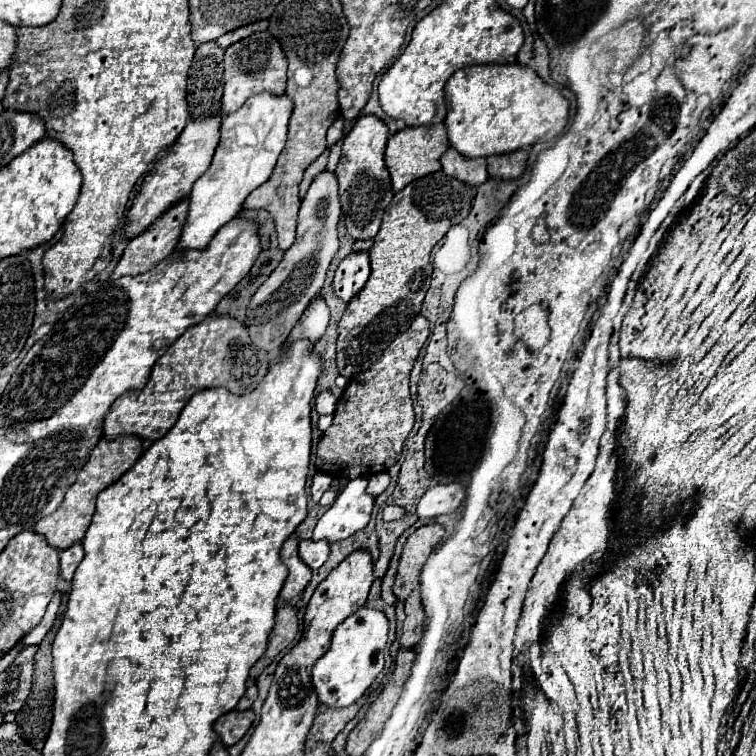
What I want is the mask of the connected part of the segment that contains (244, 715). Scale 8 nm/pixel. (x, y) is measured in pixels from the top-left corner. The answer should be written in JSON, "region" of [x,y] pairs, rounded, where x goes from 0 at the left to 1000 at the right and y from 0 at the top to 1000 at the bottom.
{"region":[[[328,938],[328,940],[304,940],[283,956],[283,967],[294,978],[294,983],[299,988],[304,988],[325,972],[325,967],[331,964],[333,956],[336,956],[336,940],[333,938]]]}

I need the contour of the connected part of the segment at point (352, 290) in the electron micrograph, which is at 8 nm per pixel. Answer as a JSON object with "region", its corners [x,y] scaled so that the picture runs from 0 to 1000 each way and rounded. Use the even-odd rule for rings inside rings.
{"region":[[[466,332],[450,345],[442,364],[442,385],[452,398],[463,398],[489,366],[489,340],[487,332]]]}

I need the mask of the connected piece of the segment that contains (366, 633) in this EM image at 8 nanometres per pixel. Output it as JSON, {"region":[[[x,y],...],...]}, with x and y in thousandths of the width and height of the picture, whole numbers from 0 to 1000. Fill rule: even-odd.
{"region":[[[479,803],[460,819],[455,819],[439,840],[437,861],[418,874],[413,888],[413,903],[418,909],[423,930],[437,935],[460,935],[474,922],[479,922],[508,882],[511,848],[513,848],[513,819],[505,808]]]}

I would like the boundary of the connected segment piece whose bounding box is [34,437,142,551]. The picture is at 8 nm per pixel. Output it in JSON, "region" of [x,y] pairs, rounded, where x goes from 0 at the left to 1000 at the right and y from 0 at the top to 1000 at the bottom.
{"region":[[[135,578],[132,586],[124,591],[124,597],[119,599],[116,612],[103,626],[101,639],[90,647],[82,668],[69,681],[56,684],[45,694],[45,702],[56,708],[61,718],[77,729],[90,726],[93,721],[98,721],[98,716],[108,716],[114,708],[114,700],[119,697],[119,687],[124,679],[130,652],[146,644],[151,636],[156,636],[156,631],[161,631],[183,610],[185,599],[188,599],[188,583],[183,578],[156,578],[151,583],[143,583],[140,578]]]}

